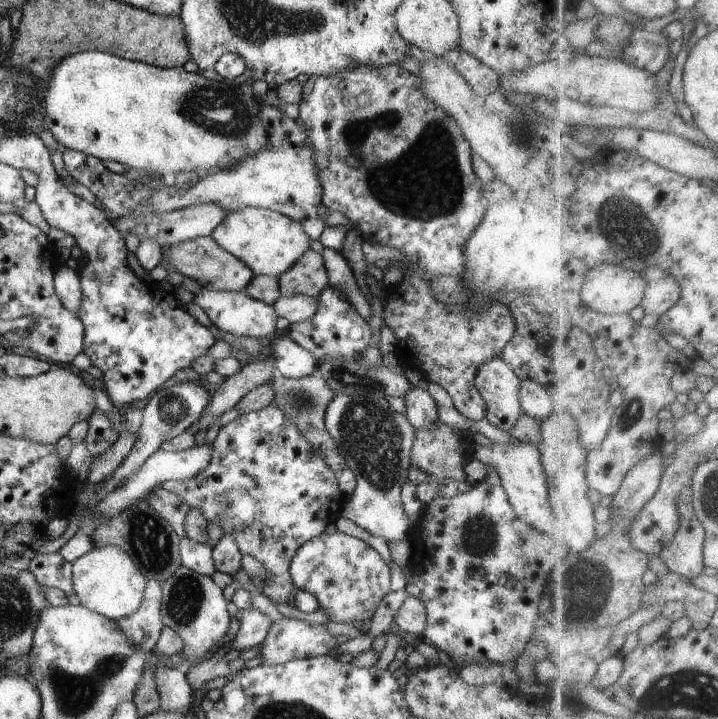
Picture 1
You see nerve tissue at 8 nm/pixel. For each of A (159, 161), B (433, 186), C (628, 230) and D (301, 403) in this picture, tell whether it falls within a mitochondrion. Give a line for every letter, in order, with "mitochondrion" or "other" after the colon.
A: other
B: mitochondrion
C: mitochondrion
D: mitochondrion

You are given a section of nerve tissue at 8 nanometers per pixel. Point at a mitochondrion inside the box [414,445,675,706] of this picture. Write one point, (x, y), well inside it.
(582, 591)

